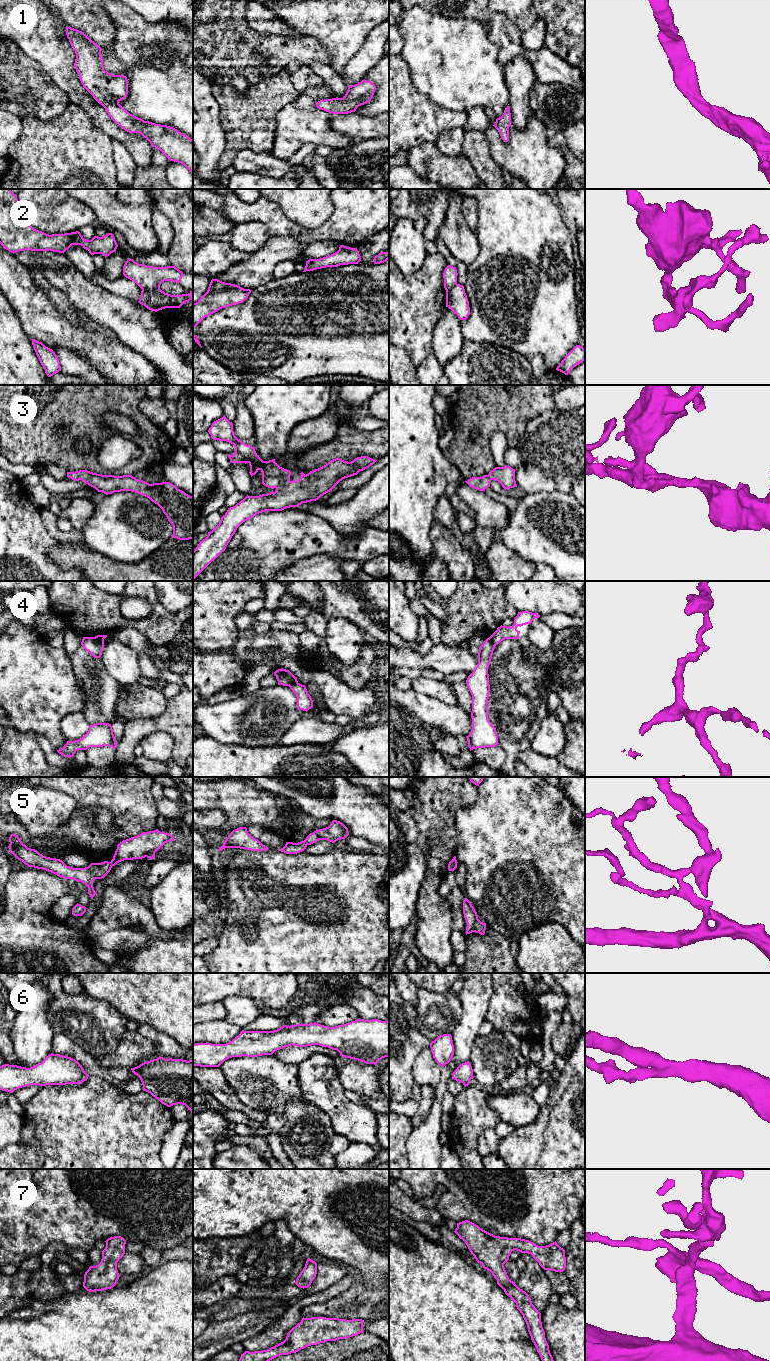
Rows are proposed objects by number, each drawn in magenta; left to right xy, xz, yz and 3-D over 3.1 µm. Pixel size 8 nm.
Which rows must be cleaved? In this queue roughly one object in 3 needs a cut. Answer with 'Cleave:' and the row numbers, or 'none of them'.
Cleave: 2, 4, 5

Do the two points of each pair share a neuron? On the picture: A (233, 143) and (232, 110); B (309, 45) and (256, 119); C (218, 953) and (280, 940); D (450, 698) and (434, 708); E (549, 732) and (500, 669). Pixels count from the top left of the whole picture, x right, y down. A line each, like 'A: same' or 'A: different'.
A: same
B: different
C: same
D: different
E: different

